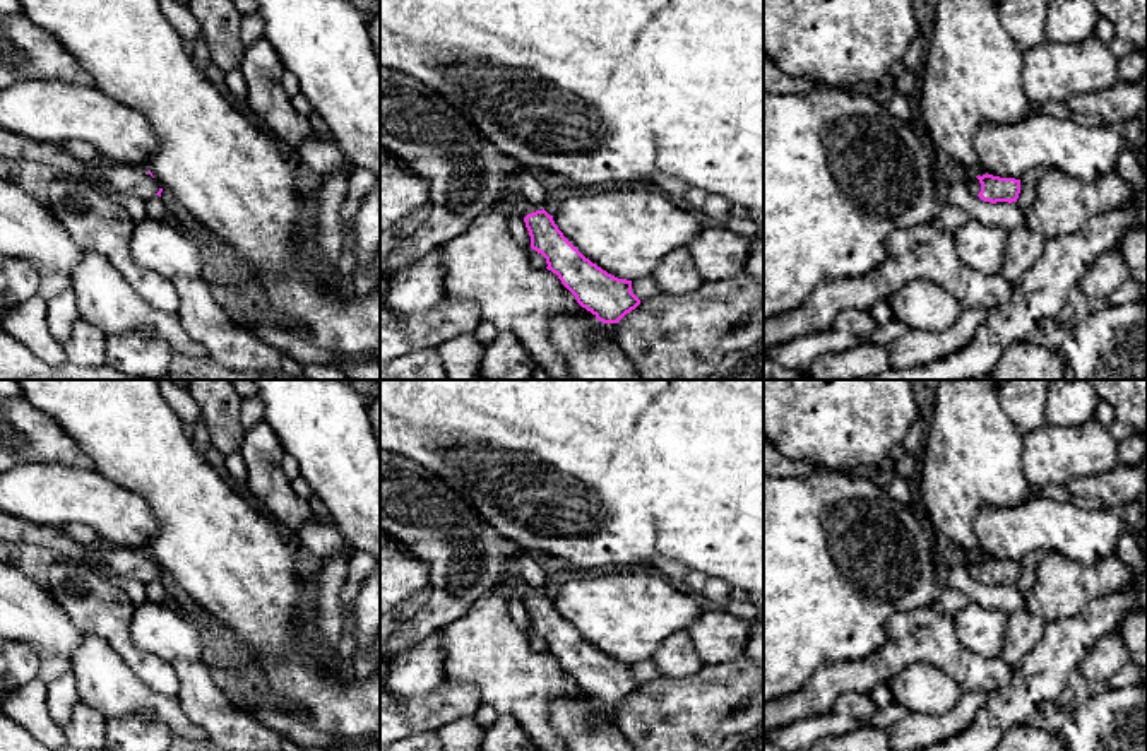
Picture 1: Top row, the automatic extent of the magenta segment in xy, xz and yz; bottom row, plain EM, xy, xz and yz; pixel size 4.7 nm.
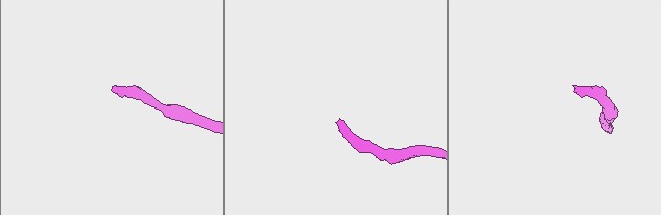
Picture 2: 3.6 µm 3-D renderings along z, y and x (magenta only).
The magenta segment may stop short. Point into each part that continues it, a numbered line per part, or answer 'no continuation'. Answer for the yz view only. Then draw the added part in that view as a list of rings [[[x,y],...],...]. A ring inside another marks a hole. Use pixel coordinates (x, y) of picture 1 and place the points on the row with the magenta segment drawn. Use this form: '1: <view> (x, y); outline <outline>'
1: yz (973, 183); outline [[[962,176],[962,180],[971,193],[979,195],[981,183],[976,176]]]

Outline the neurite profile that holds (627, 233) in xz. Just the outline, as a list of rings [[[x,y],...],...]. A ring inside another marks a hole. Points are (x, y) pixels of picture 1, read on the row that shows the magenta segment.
[[[632,188],[568,197],[553,221],[585,258],[627,281],[652,277],[668,253],[704,229],[678,200]]]

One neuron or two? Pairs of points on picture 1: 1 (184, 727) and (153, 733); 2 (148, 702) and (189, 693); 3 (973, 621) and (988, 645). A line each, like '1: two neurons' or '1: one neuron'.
1: two neurons
2: two neurons
3: one neuron

